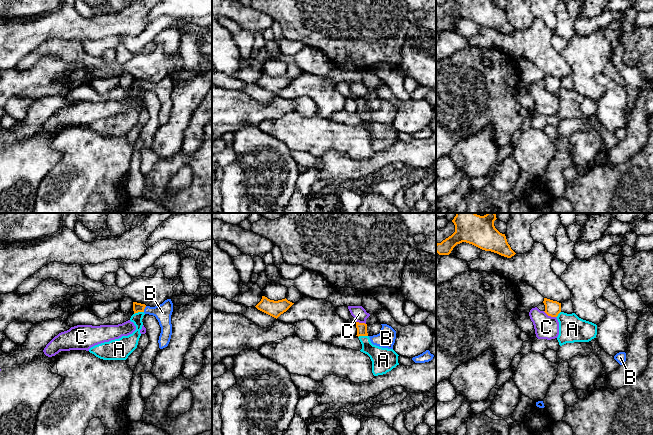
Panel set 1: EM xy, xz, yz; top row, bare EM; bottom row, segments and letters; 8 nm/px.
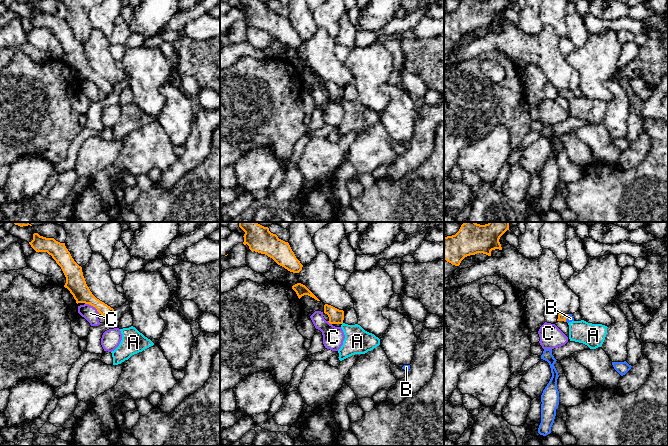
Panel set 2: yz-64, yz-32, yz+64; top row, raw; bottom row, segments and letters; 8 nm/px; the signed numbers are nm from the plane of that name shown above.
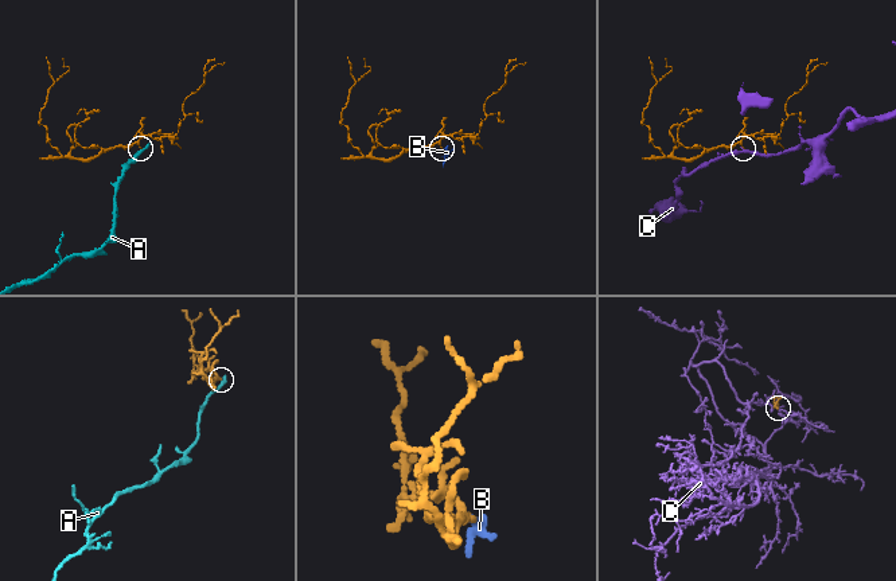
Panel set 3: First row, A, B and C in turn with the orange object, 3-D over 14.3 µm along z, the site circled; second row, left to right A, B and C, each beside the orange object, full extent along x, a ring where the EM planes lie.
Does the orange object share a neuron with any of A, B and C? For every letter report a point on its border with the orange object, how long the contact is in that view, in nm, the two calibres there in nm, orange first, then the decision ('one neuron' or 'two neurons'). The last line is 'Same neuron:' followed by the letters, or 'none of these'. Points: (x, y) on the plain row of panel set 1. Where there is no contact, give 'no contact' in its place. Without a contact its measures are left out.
A: xy (138, 87) | 80 nm | 80/110 nm | two neurons
B: xy (144, 84) | 50 nm | 80/140 nm | one neuron
C: yz (549, 91) | 120 nm | 130/190 nm | two neurons
Same neuron: B

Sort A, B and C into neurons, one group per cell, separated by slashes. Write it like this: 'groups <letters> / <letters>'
groups A / B / C

